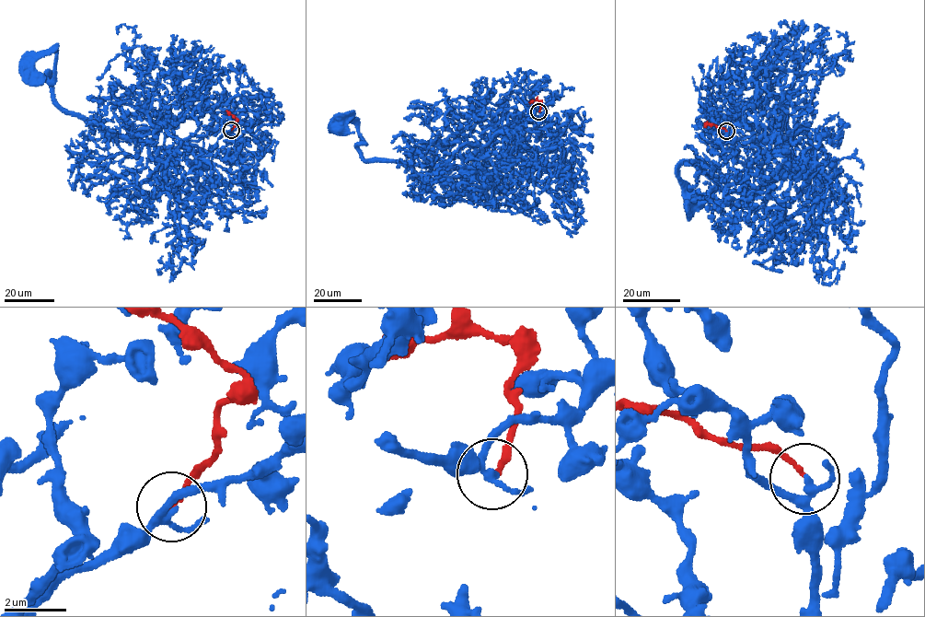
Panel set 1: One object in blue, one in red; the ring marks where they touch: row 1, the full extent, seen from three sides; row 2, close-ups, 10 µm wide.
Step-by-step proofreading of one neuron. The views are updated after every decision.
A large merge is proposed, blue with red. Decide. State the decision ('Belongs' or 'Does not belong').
Does not belong

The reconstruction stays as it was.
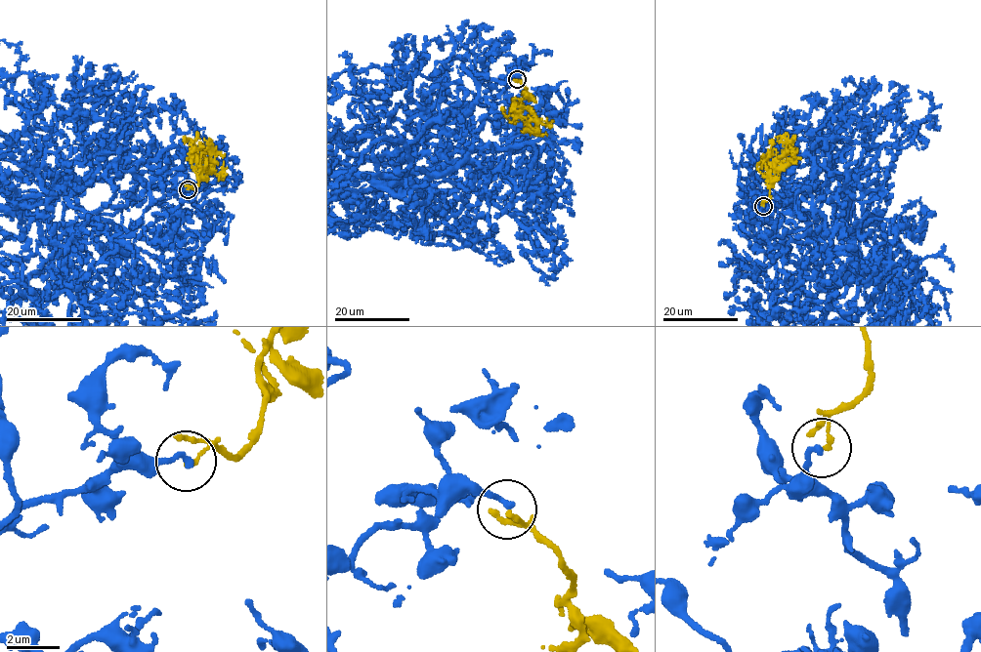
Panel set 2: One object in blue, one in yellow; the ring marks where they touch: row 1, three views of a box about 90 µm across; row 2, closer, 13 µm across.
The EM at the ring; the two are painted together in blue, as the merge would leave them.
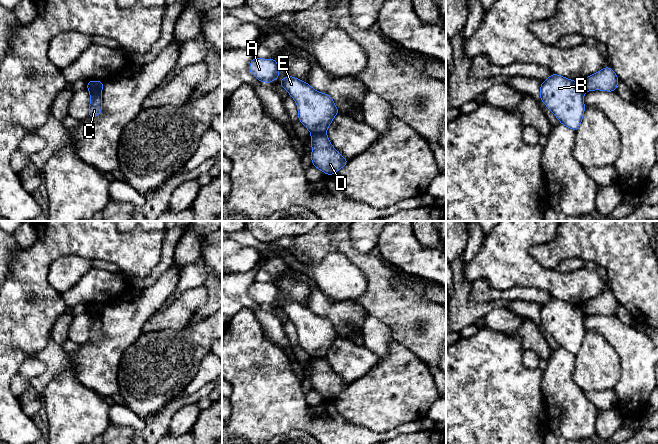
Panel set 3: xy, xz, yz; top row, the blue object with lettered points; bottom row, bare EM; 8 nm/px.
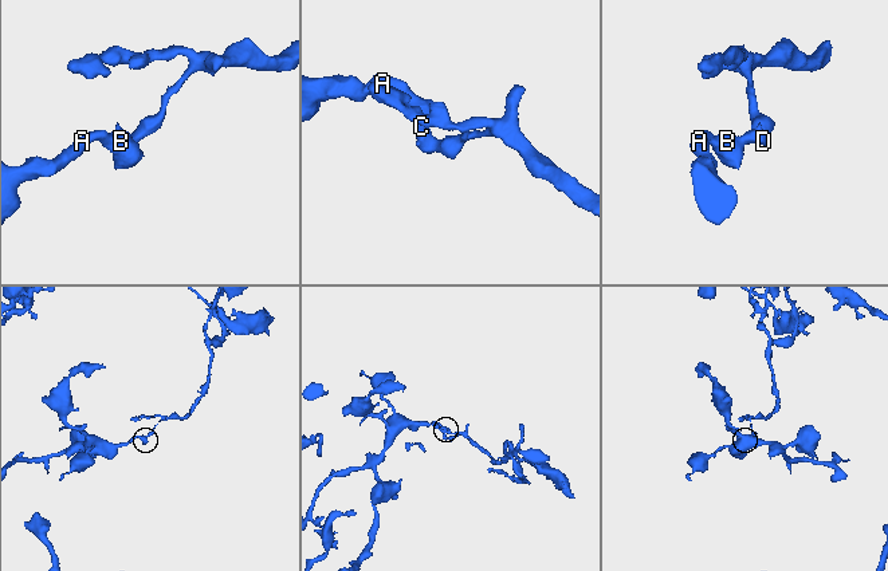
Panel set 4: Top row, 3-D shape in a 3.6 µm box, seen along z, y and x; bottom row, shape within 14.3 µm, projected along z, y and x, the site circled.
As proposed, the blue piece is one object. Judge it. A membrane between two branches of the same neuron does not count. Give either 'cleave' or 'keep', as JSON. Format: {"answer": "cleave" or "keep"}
{"answer": "cleave"}

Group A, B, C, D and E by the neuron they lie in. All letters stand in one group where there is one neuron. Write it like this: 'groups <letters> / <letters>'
groups A B C E / D

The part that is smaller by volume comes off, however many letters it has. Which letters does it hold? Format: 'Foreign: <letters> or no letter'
Foreign: D

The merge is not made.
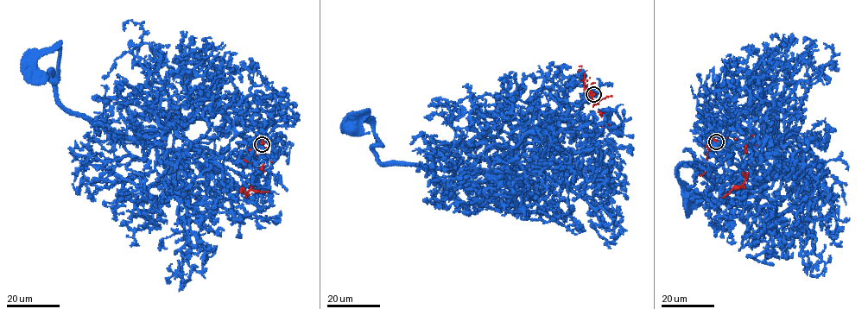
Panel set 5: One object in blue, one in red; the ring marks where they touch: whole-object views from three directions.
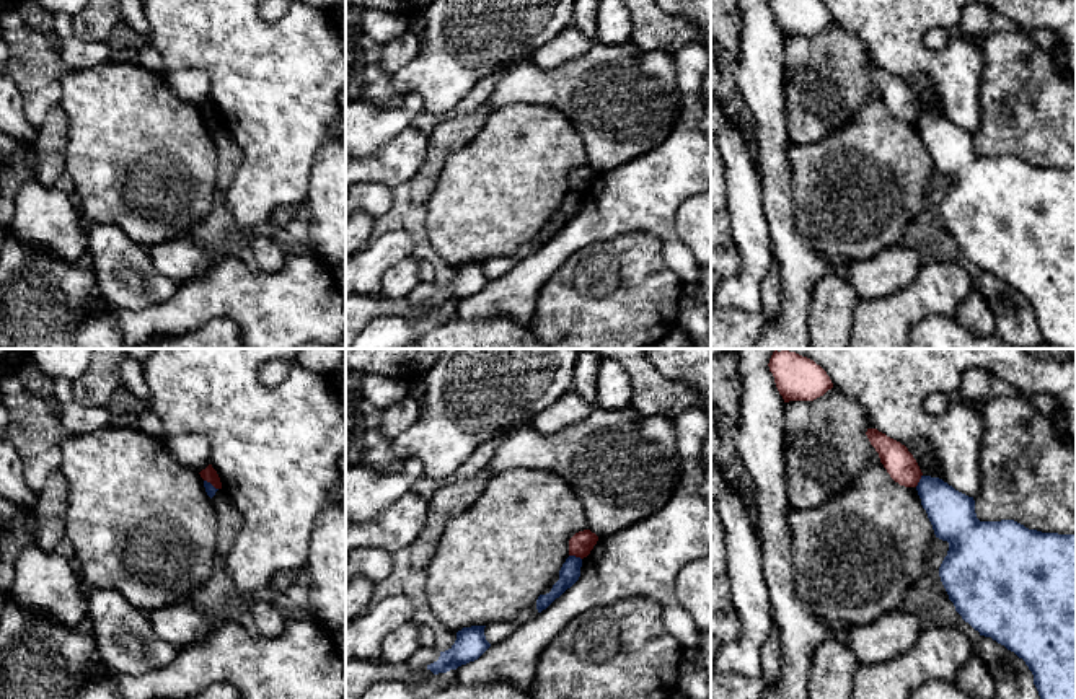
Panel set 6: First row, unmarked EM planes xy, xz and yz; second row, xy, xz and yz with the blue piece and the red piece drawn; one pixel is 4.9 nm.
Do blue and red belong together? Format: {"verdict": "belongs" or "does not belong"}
{"verdict": "does not belong"}

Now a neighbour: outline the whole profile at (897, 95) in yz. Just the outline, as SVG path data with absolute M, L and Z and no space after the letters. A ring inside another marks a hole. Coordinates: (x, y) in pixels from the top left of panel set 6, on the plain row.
M867 64L866 70L890 112L900 121L916 122L923 108L908 83L877 64Z

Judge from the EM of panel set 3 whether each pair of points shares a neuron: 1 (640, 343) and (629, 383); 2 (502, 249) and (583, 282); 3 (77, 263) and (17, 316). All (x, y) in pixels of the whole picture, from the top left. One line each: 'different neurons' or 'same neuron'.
1: same neuron
2: same neuron
3: different neurons

